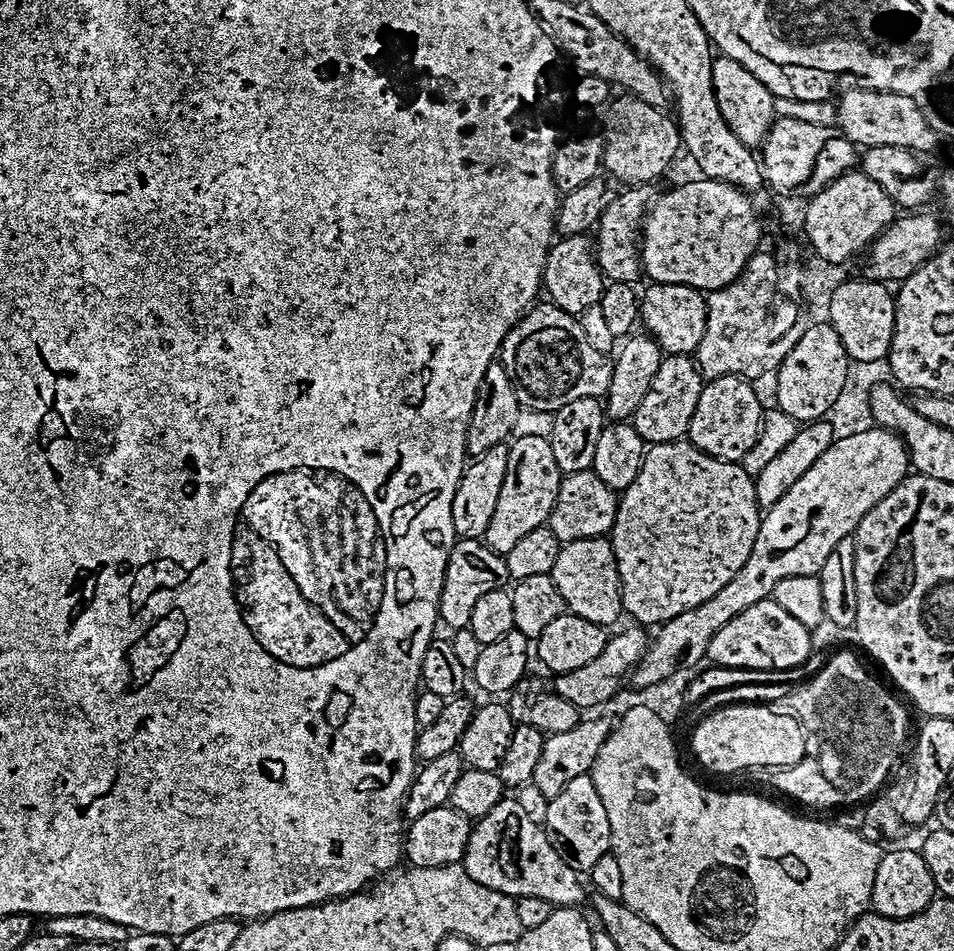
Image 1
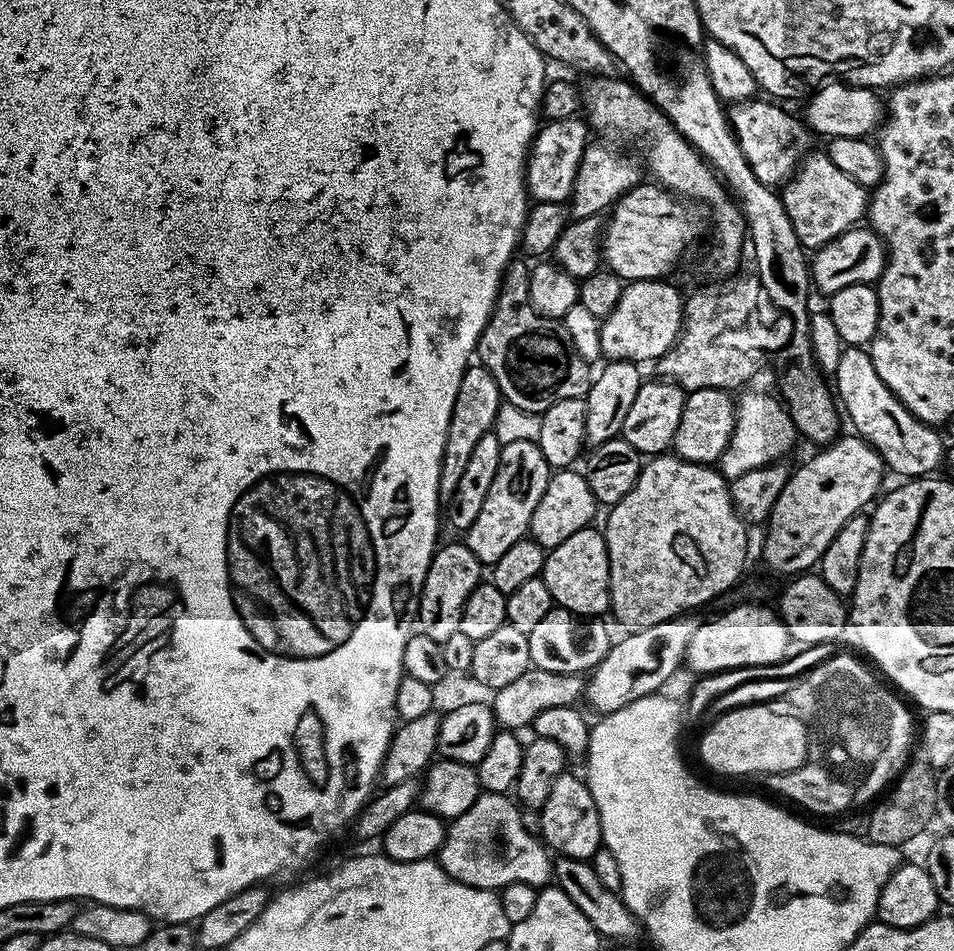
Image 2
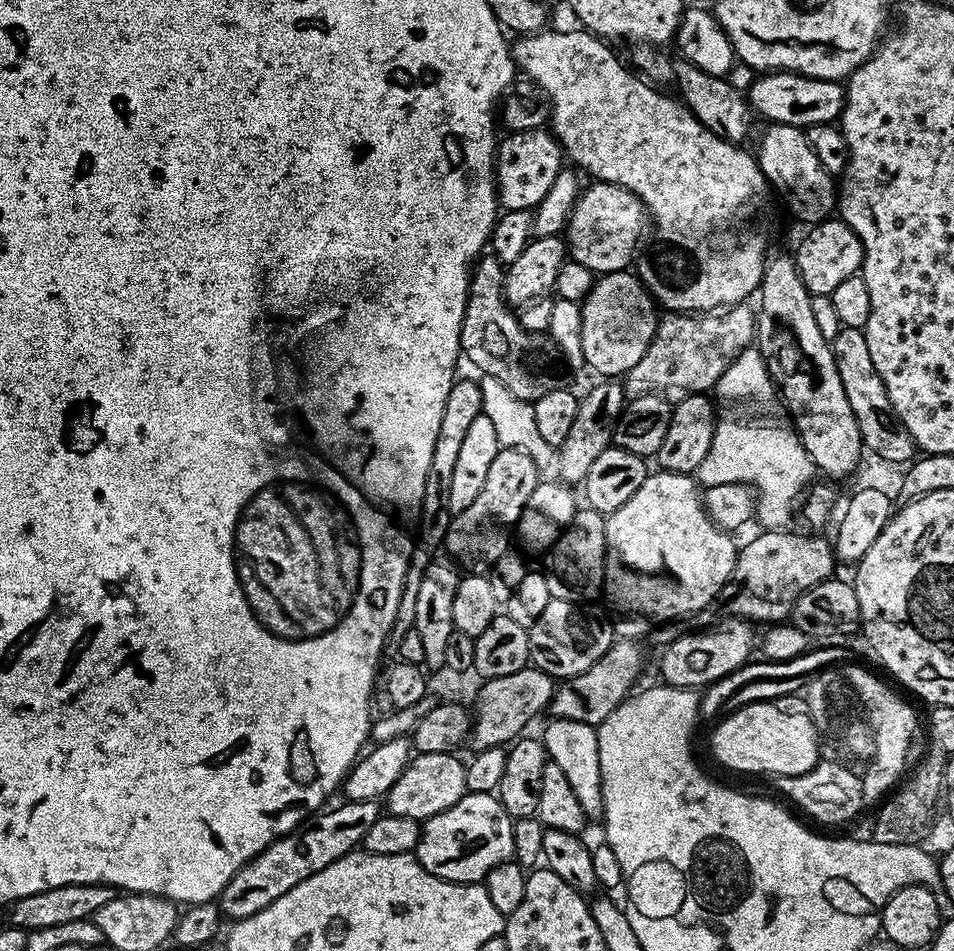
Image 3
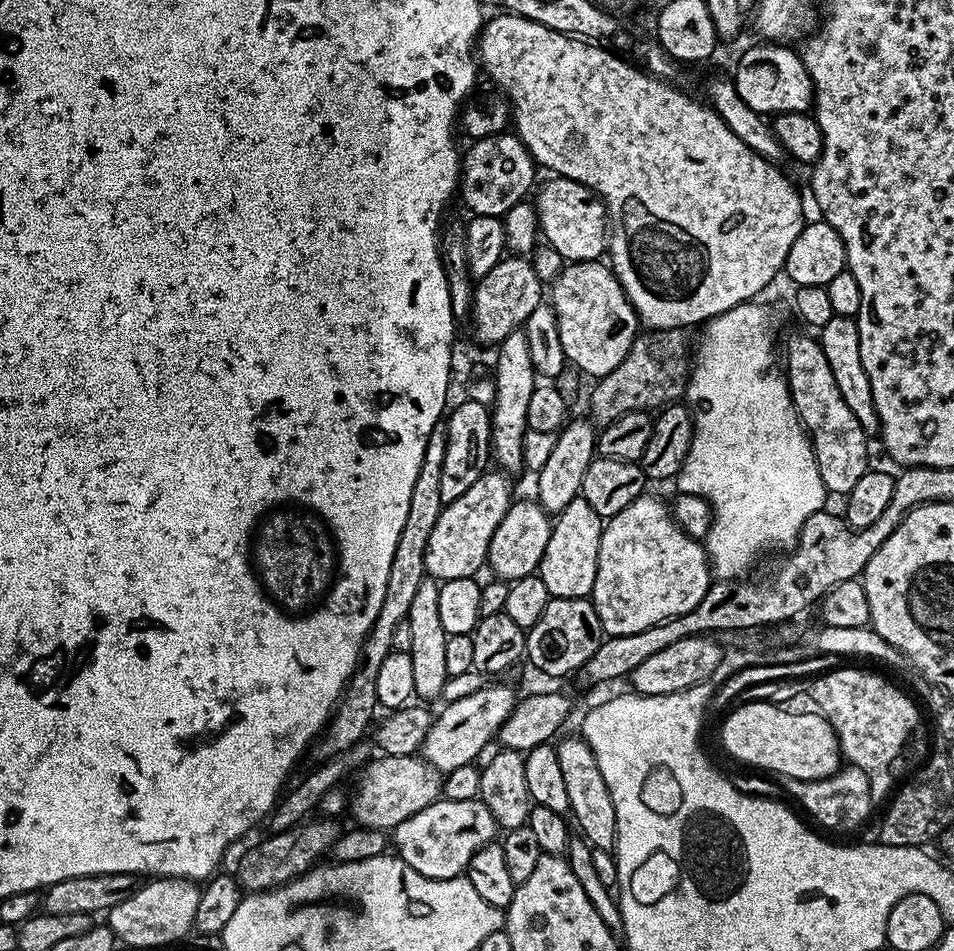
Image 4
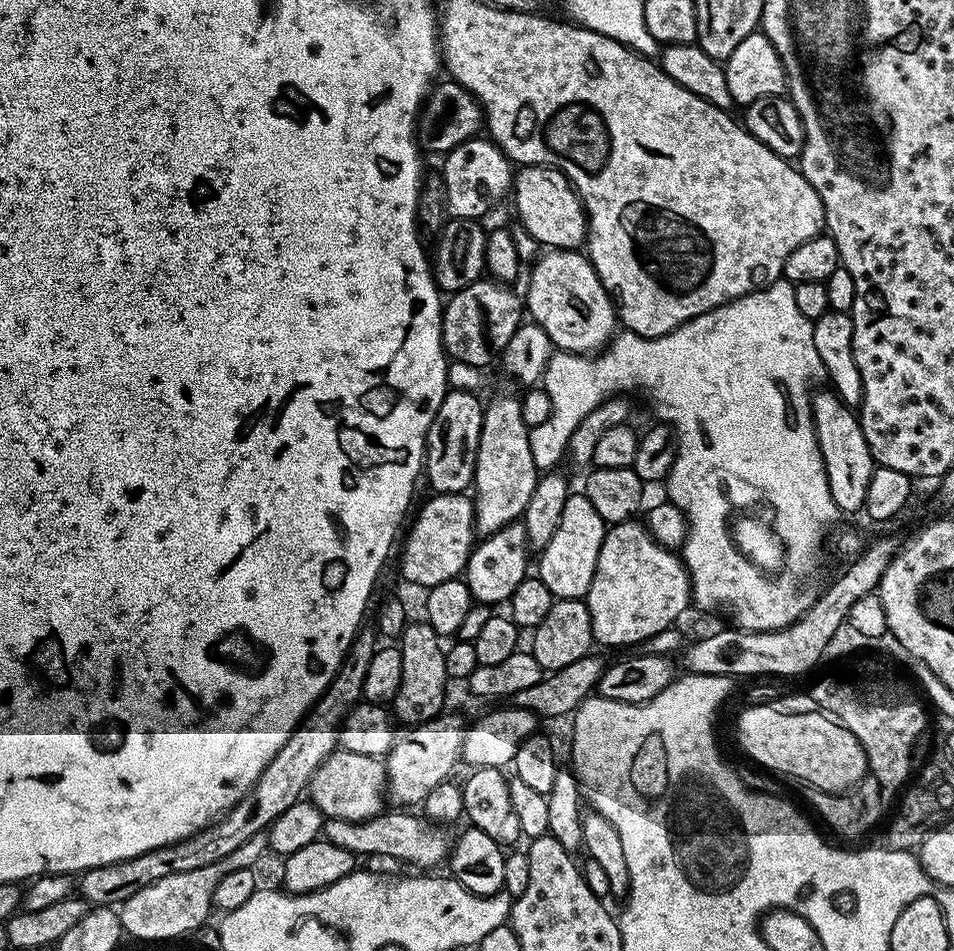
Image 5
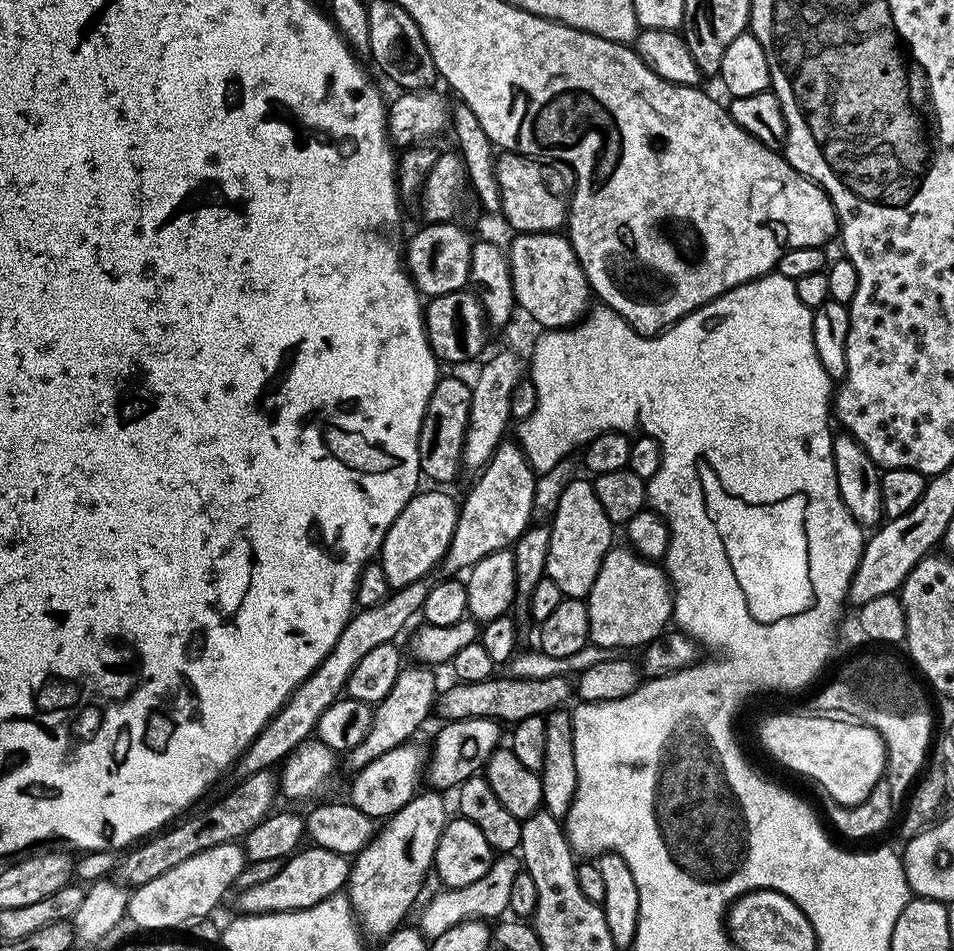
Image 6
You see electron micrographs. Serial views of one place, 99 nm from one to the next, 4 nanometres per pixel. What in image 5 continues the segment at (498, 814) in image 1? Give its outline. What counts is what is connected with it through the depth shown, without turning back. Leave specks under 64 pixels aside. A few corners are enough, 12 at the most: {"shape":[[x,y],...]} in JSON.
{"shape":[[406,810],[327,819],[325,839],[357,856],[430,868],[450,852],[441,825]]}

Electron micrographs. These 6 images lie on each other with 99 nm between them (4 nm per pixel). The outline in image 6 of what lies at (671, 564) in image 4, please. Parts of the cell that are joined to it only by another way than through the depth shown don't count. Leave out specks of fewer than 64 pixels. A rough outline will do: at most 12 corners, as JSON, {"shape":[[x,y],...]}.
{"shape":[[609,548],[586,603],[598,647],[639,649],[672,620],[663,567]]}

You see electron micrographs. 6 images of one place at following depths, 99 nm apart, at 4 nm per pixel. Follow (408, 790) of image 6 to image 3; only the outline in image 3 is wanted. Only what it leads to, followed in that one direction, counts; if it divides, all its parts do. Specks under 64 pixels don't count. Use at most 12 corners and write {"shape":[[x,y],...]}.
{"shape":[[535,666],[484,680],[473,749],[511,745],[551,705],[553,677]]}

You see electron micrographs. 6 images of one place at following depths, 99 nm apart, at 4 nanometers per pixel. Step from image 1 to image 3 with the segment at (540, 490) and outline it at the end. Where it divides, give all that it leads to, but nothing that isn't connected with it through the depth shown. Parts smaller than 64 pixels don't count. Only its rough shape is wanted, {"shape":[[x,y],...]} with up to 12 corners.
{"shape":[[501,447],[444,548],[468,570],[509,551],[537,461]]}

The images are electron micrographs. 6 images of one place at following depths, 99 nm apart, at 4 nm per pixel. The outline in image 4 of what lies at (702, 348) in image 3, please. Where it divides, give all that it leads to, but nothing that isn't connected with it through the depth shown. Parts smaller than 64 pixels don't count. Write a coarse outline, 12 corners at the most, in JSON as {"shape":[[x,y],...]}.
{"shape":[[683,331],[637,335],[595,381],[591,419],[675,404],[687,393]]}

